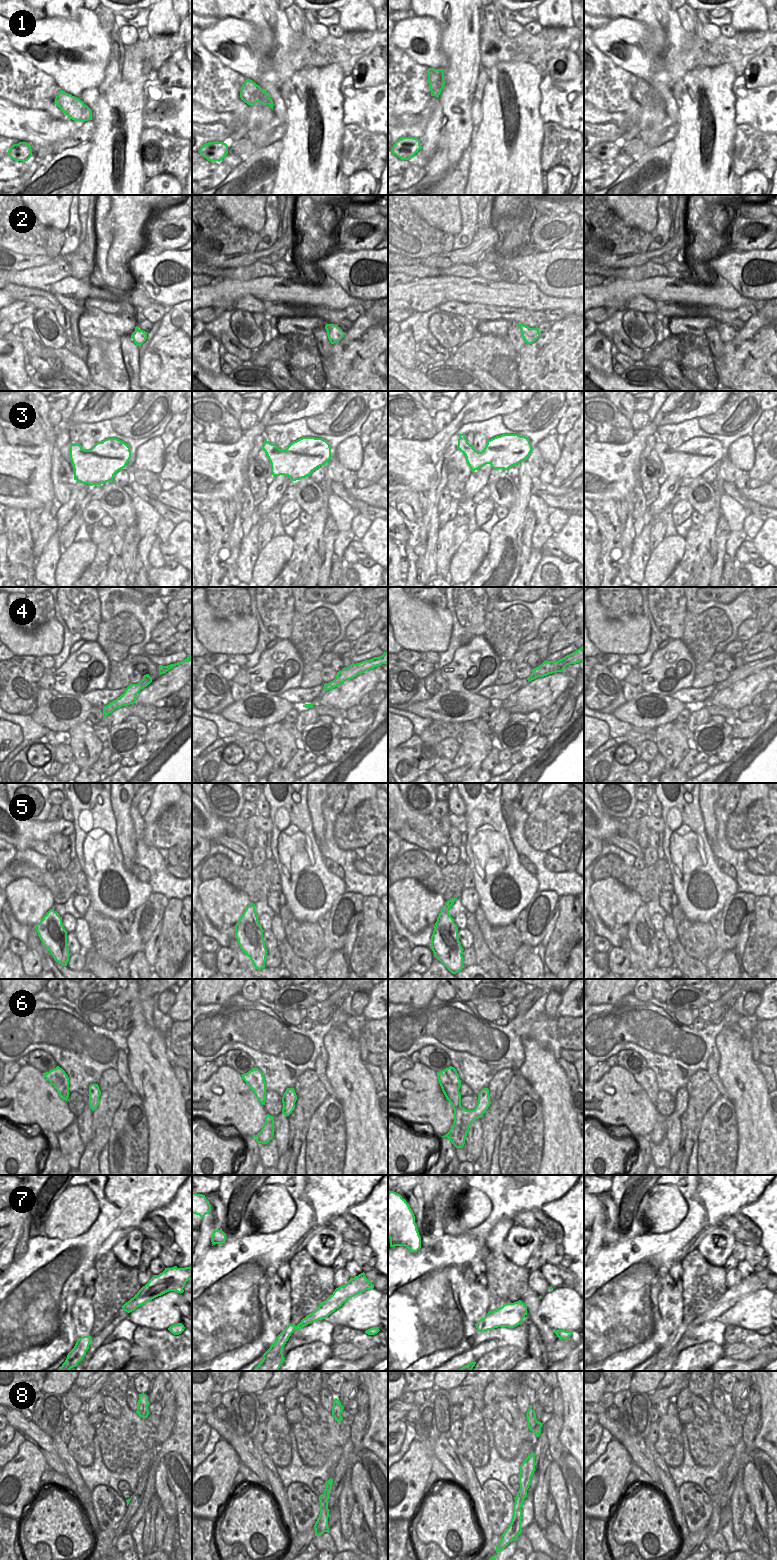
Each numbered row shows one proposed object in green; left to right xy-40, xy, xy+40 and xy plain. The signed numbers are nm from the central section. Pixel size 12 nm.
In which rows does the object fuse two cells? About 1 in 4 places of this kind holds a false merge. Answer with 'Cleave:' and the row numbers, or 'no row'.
Cleave: no row

